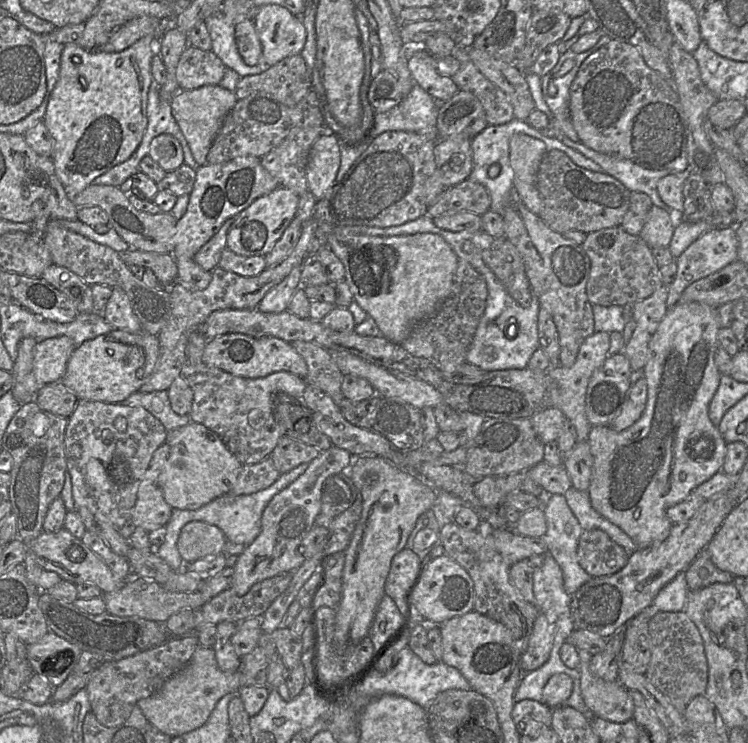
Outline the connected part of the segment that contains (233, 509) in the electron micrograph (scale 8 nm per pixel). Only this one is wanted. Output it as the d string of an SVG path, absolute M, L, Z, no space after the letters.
M309 463L300 464L289 472L281 474L279 478L268 488L249 495L232 495L229 493L212 500L196 510L173 508L171 518L165 526L166 536L164 542L158 548L154 548L157 555L162 558L174 571L183 570L185 562L178 551L177 541L183 526L191 521L203 521L213 524L223 531L228 541L248 546L259 536L261 532L262 515L269 502L276 494L288 487L299 476L301 476L307 470L308 466Z

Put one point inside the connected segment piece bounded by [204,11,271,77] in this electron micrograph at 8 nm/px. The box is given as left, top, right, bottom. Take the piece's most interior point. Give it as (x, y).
(221, 30)

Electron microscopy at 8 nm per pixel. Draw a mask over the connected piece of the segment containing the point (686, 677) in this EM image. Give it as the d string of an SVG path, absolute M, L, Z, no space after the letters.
M684 611L656 612L649 618L648 633L651 657L644 675L683 714L692 698L705 695L708 664L701 635Z

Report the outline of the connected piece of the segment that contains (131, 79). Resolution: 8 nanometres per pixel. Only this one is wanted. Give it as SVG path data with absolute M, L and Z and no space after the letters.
M145 36L120 52L88 51L66 44L60 71L43 122L53 138L55 172L69 194L77 194L94 179L127 160L147 127L148 91L152 83L154 36Z

